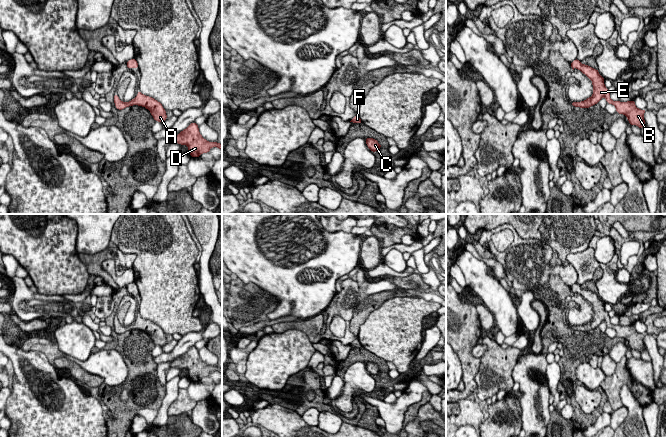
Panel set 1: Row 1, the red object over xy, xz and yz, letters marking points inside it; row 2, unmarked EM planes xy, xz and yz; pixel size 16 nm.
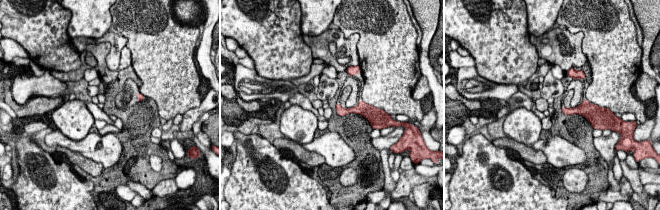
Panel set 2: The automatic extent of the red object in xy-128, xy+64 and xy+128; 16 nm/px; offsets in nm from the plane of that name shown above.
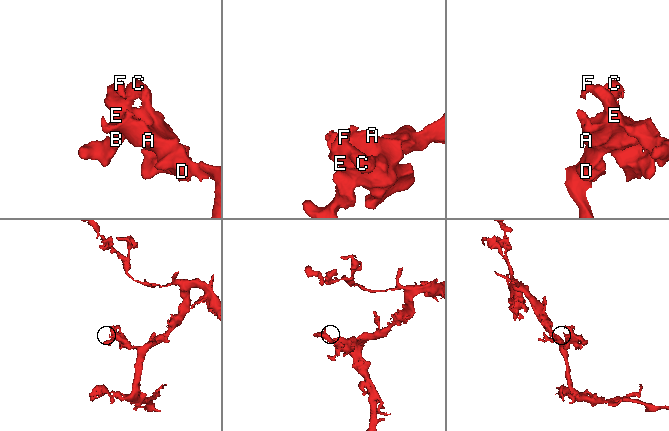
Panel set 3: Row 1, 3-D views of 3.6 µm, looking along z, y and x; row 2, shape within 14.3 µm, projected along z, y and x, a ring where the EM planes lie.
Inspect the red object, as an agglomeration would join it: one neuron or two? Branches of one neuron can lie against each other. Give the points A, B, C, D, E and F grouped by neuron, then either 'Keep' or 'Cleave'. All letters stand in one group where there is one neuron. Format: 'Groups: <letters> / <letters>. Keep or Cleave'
Groups: A B C D E F. Keep

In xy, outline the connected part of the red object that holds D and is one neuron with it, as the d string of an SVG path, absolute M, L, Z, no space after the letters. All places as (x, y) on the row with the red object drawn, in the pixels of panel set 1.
M195 122L173 137L171 140L172 143L187 145L191 157L200 157L201 154L209 152L213 147L218 147L222 150L222 144L209 142L202 137L198 125Z

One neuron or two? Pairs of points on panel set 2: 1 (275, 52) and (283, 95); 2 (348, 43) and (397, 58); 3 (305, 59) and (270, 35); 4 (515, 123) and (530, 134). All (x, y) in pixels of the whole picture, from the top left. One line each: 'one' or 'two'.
1: two
2: two
3: one
4: one

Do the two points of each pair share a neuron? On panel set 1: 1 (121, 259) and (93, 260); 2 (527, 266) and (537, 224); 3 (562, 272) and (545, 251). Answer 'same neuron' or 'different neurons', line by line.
1: same neuron
2: different neurons
3: same neuron

